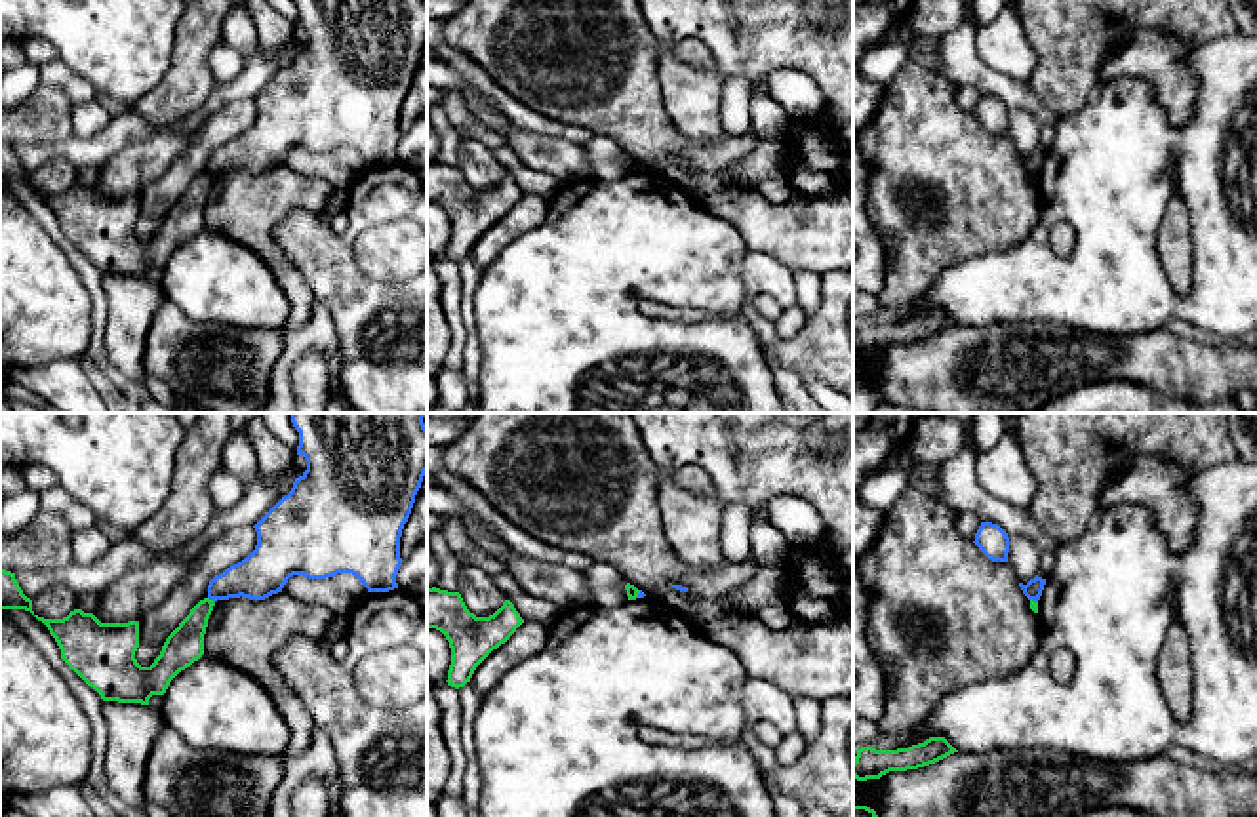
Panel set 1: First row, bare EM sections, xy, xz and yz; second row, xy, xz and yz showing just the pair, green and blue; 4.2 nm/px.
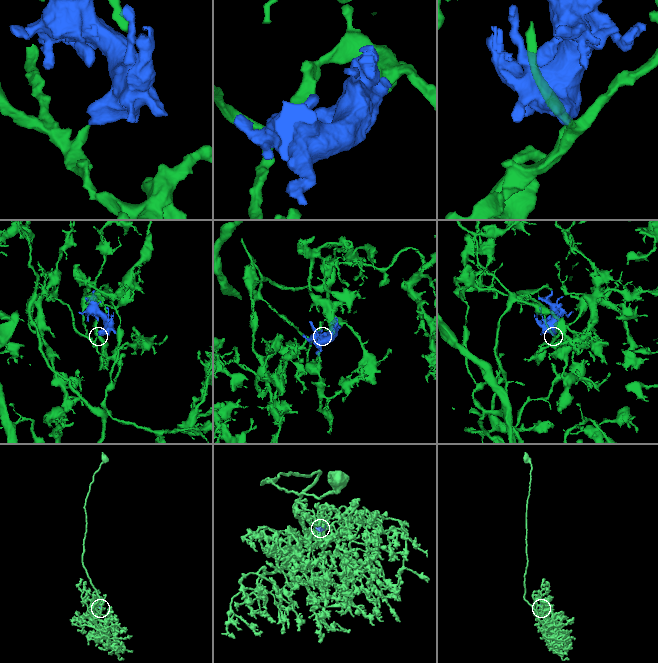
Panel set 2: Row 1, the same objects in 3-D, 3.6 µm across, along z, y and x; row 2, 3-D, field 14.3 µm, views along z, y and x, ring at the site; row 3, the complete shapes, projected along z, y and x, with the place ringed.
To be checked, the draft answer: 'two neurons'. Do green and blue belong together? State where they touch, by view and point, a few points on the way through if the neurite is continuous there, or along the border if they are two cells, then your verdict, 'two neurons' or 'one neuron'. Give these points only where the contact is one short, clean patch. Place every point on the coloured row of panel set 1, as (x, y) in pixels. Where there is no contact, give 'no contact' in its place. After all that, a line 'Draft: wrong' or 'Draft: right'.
xy (212, 600) | along xy (208, 597), (214, 602) | two neurons
Draft: right

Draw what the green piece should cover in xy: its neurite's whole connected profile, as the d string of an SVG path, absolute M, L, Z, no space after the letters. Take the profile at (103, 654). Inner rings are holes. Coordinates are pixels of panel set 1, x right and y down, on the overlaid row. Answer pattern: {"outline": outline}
{"outline": "M210 598L200 600L166 638L150 667L141 667L135 659L139 621L101 623L82 609L63 619L34 617L48 627L69 668L103 701L149 705L152 695L164 695L170 682L204 655L204 634L213 606Z"}

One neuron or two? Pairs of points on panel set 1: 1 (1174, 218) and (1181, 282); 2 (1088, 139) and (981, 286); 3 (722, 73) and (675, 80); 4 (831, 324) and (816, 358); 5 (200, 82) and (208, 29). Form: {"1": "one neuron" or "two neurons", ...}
{"1": "one neuron", "2": "one neuron", "3": "one neuron", "4": "one neuron", "5": "one neuron"}

